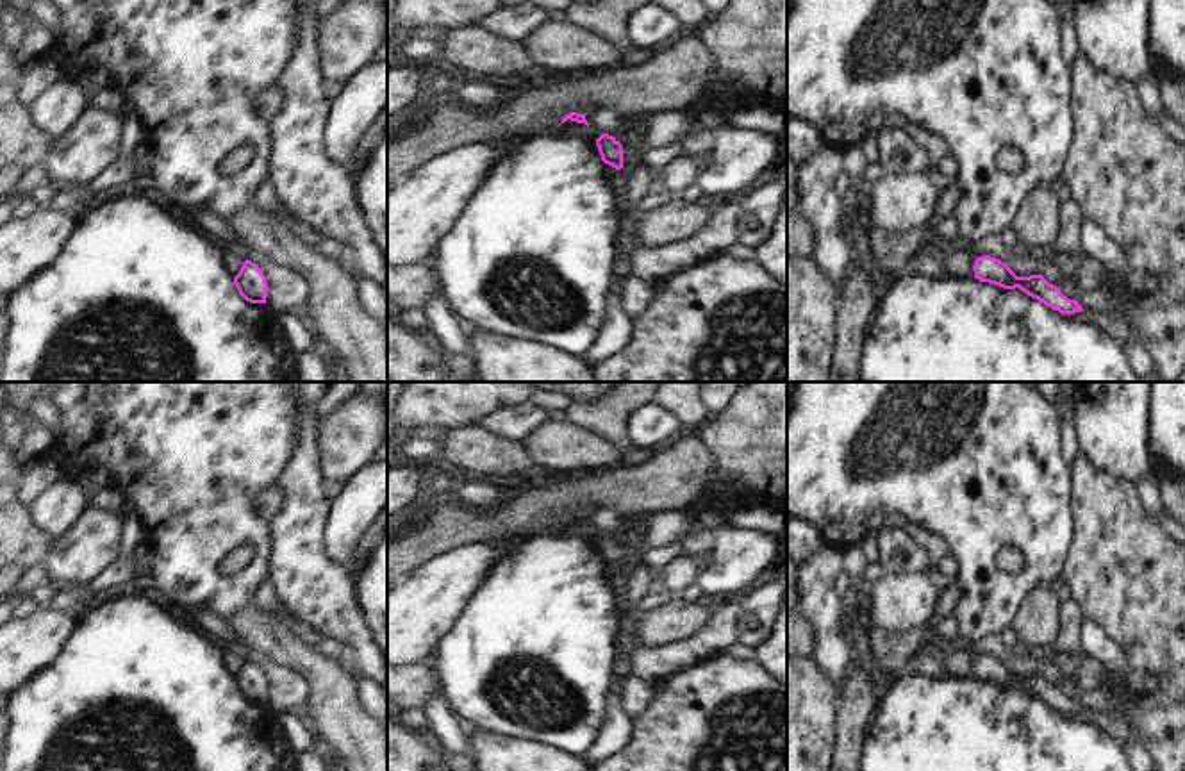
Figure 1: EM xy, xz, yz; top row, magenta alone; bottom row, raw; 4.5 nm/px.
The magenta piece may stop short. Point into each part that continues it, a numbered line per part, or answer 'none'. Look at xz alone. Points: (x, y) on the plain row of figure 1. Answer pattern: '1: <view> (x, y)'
none

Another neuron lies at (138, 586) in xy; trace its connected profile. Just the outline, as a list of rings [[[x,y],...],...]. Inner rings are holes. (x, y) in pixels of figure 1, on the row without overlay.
[[[134,576],[123,585],[112,587],[107,591],[107,596],[118,598],[118,596],[153,596],[155,589],[152,584],[152,578],[141,578]]]

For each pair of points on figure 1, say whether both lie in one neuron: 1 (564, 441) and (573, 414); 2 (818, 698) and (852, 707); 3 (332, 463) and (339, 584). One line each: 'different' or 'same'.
1: different
2: different
3: different

